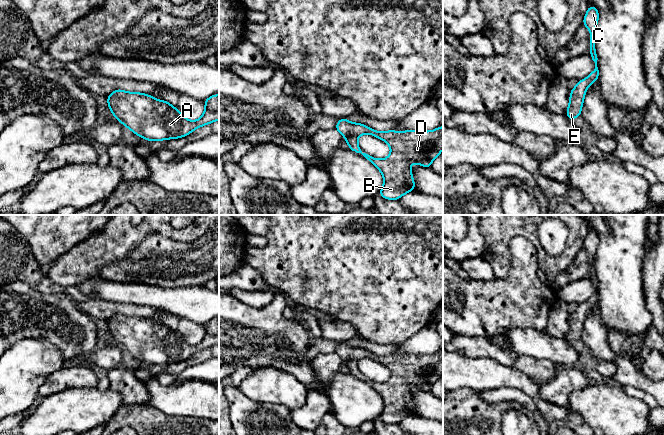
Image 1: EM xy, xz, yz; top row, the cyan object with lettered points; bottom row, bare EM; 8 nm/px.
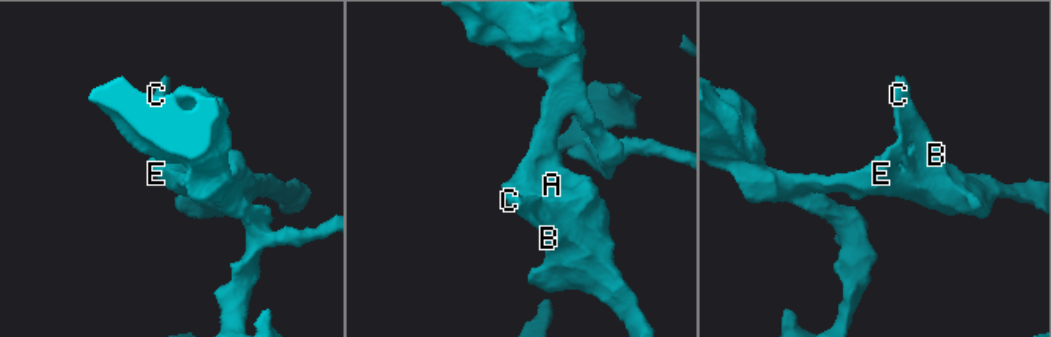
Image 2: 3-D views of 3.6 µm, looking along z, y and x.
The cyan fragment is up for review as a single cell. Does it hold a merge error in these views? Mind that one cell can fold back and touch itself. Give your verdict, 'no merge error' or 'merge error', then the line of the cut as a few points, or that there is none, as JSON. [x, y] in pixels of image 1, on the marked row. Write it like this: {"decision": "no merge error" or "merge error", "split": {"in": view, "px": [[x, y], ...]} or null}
{"decision": "no merge error", "split": null}

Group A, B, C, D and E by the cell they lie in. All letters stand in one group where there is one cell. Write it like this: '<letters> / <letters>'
A B C D E

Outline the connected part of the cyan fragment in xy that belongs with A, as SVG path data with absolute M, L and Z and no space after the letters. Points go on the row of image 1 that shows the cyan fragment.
M114 90L107 97L113 116L148 141L182 138L195 129L219 120L219 94L204 101L203 115L191 121L165 100L137 92Z

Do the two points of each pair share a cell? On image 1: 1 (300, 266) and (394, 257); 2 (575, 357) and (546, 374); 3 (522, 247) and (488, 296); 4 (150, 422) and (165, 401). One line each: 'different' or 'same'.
1: same
2: different
3: same
4: different

